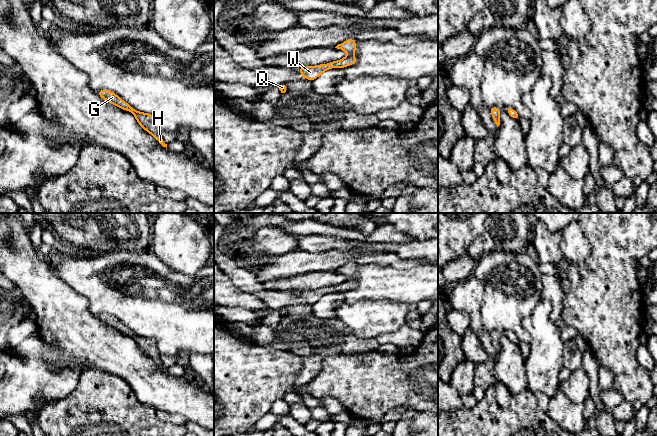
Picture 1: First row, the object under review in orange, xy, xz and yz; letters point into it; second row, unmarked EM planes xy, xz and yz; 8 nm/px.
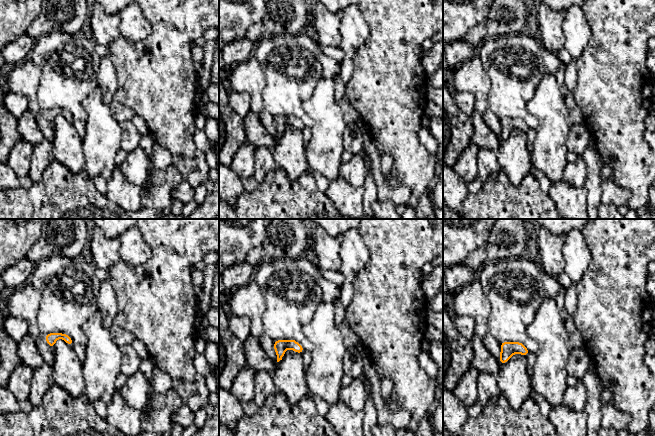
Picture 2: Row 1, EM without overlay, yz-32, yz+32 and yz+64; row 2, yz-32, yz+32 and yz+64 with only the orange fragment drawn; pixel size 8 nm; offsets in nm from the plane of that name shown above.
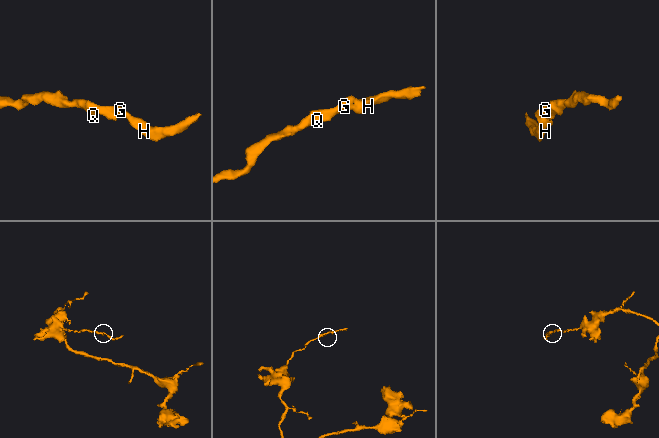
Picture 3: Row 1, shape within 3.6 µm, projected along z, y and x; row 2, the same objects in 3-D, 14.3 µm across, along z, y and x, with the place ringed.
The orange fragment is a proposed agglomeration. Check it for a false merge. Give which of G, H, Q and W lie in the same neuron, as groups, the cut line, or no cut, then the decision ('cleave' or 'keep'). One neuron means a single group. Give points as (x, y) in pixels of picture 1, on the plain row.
G H Q W; no cut; keep

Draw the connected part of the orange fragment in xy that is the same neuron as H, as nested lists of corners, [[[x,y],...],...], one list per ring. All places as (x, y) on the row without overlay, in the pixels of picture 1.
[[[101,313],[96,316],[101,322],[106,324],[107,326],[114,328],[115,330],[121,332],[122,334],[130,335],[136,342],[139,349],[144,354],[149,356],[163,371],[167,372],[167,368],[164,367],[160,359],[160,352],[156,346],[156,341],[153,338],[138,336],[128,327],[123,325],[118,319],[109,314]]]

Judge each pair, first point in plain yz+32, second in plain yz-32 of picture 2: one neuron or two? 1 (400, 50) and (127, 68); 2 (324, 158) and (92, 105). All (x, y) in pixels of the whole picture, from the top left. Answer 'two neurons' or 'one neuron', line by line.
1: one neuron
2: one neuron

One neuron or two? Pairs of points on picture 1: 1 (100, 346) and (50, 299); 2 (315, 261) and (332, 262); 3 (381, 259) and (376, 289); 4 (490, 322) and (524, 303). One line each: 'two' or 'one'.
1: one
2: one
3: two
4: one

